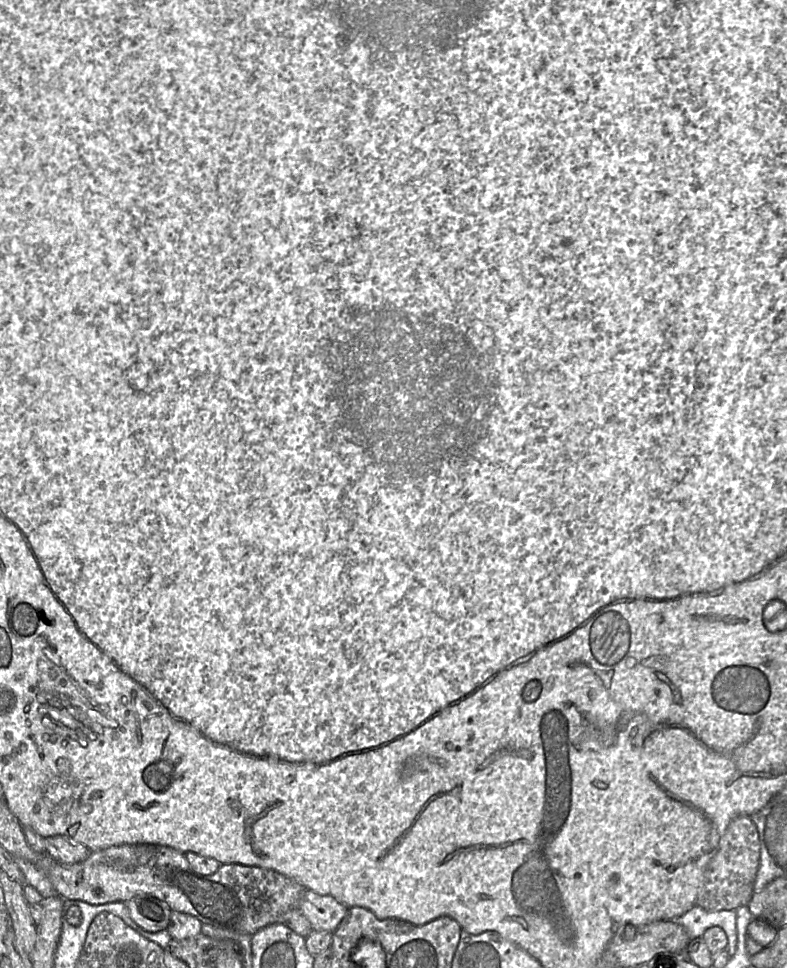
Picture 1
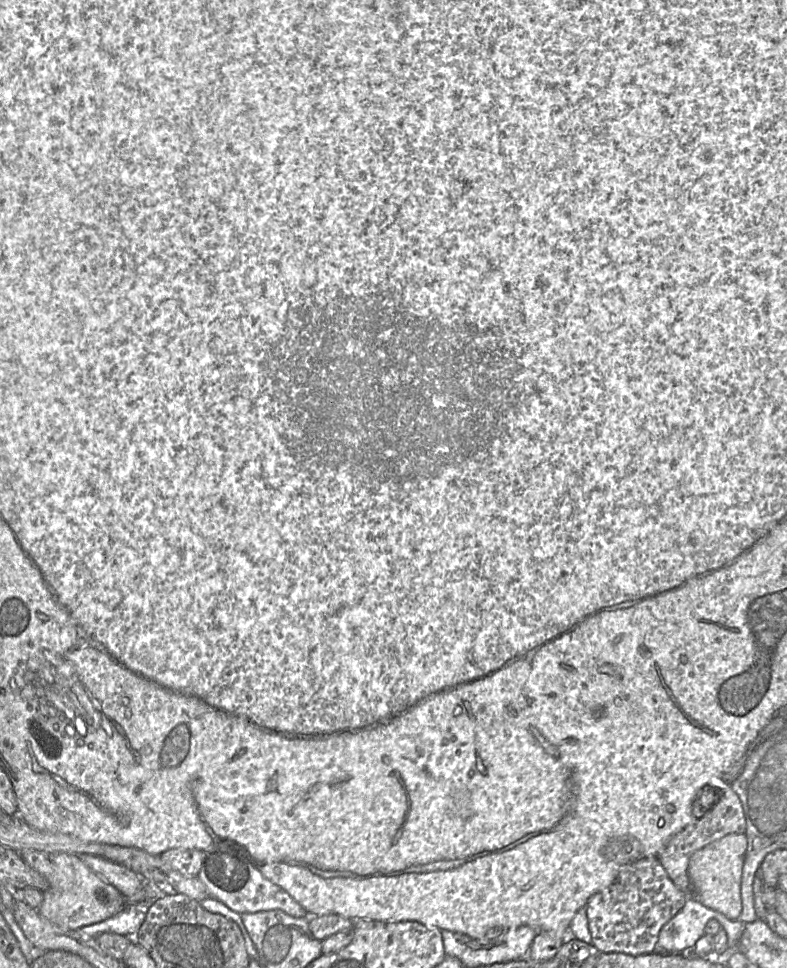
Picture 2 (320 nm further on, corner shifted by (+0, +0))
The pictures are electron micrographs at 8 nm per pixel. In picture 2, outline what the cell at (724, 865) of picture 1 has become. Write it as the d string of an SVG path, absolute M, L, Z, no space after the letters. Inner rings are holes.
M713 780L713 787L706 785L703 792L697 794L693 802L692 820L680 832L668 841L658 860L666 870L673 883L688 897L692 897L692 885L688 875L691 855L706 845L729 834L742 834L746 830L746 820L738 795L728 784L721 780ZM697 798L701 798L699 809L695 808Z

